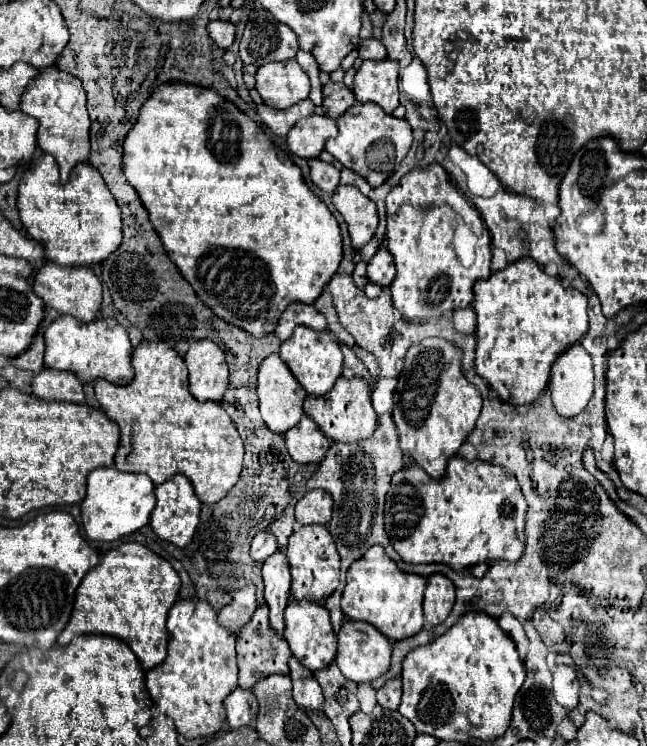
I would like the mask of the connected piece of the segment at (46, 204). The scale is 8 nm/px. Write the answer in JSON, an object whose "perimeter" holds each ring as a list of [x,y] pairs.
{"perimeter":[[[42,154],[32,168],[22,172],[18,186],[18,212],[26,232],[44,244],[44,254],[60,266],[90,266],[106,260],[122,242],[122,222],[116,198],[110,194],[100,172],[88,162],[72,168],[66,182],[60,178],[56,160]]]}

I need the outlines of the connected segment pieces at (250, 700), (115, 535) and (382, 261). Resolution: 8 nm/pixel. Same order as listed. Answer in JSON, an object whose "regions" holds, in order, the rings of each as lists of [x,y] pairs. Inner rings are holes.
{"regions":[[[[236,688],[224,700],[224,708],[226,708],[226,722],[230,728],[250,726],[250,724],[254,724],[254,720],[258,716],[258,702],[256,702],[252,690]]],[[[114,466],[94,468],[88,476],[86,498],[80,502],[80,516],[84,532],[90,540],[118,540],[148,524],[154,510],[154,484],[146,474],[120,472]]],[[[380,248],[374,258],[368,262],[368,280],[372,284],[378,284],[382,288],[386,288],[396,276],[394,270],[394,260],[390,256],[390,252],[386,248]]]]}

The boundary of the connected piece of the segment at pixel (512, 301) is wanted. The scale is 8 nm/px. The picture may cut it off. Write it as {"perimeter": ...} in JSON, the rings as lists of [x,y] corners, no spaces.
{"perimeter":[[[534,260],[510,262],[504,270],[474,284],[476,326],[476,372],[514,406],[530,404],[548,386],[550,368],[560,352],[580,342],[588,330],[588,298],[562,286],[560,278],[548,276]]]}

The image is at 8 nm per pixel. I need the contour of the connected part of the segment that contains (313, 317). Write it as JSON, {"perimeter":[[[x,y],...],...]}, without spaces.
{"perimeter":[[[298,302],[298,304],[290,304],[290,306],[282,312],[280,320],[276,322],[274,334],[276,334],[280,340],[286,340],[286,338],[292,336],[292,330],[294,330],[294,326],[298,326],[298,324],[310,326],[310,328],[314,328],[314,330],[326,330],[326,320],[324,320],[324,316],[318,314],[318,310],[316,310],[314,306]]]}

